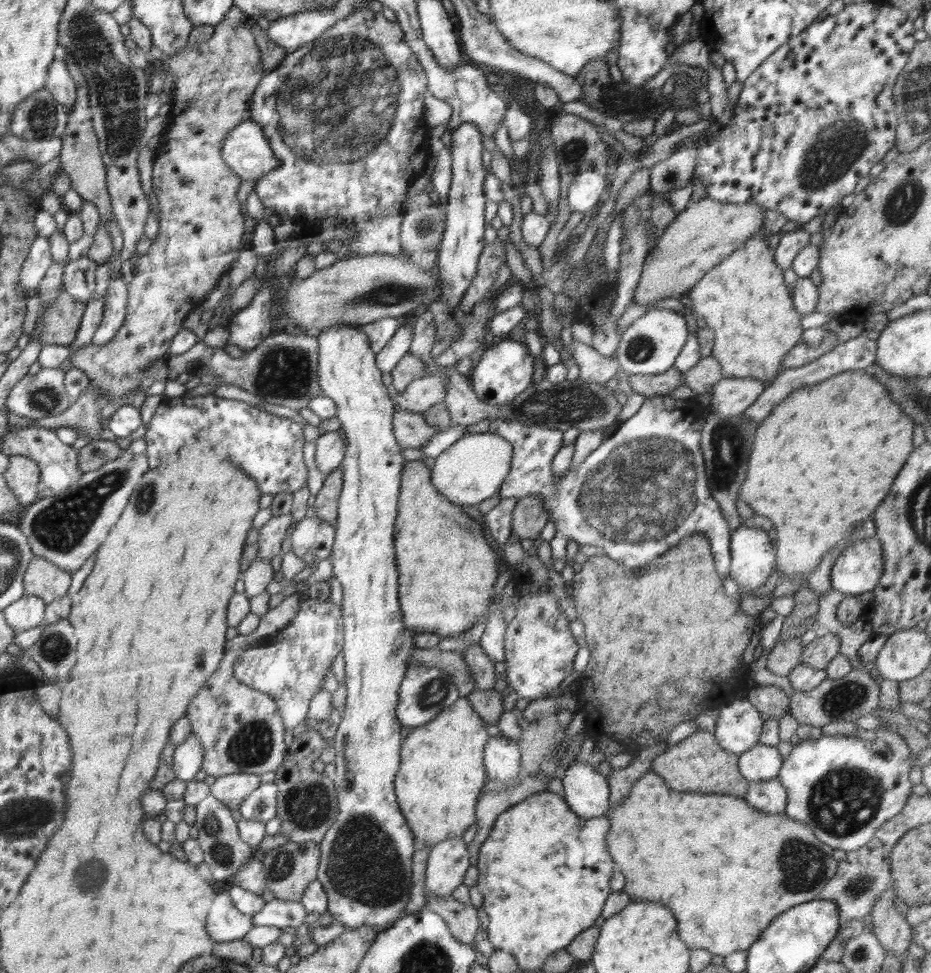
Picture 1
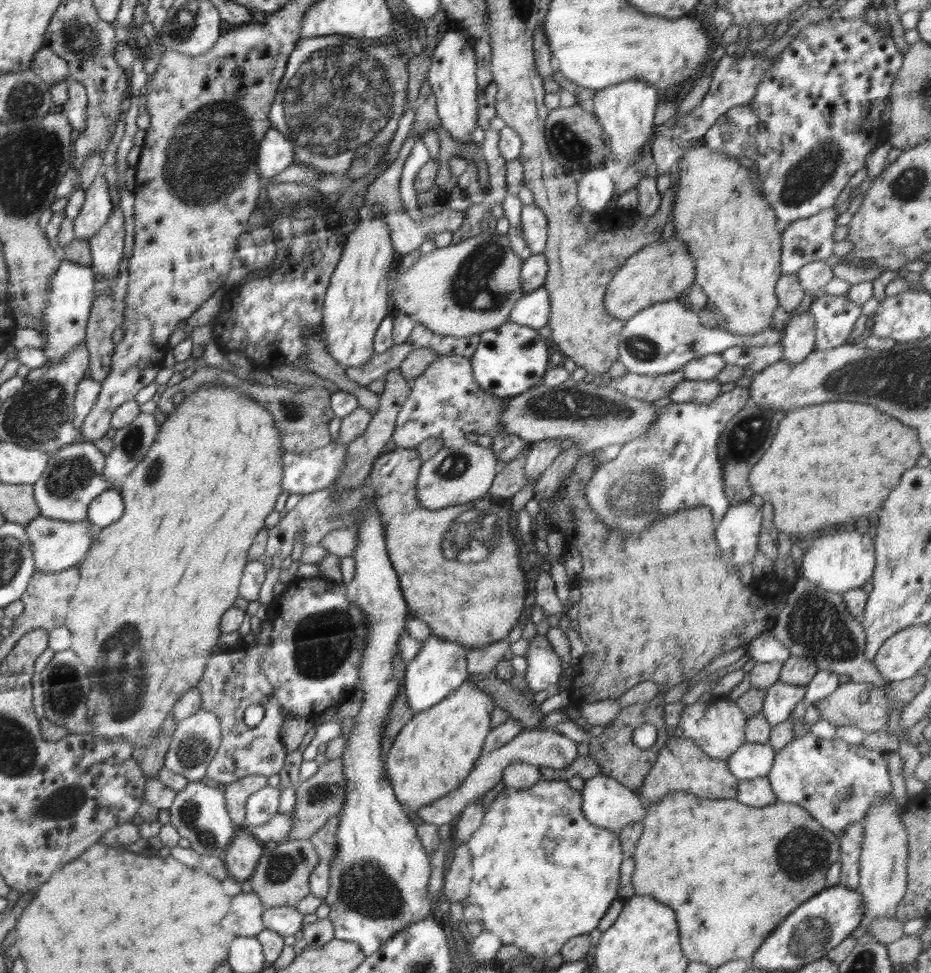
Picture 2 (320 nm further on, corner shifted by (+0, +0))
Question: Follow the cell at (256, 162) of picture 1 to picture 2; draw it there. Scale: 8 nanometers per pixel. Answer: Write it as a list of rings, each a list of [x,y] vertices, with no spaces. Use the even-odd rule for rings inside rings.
[[[271,128],[259,144],[256,163],[258,176],[263,180],[268,180],[292,166],[294,159],[295,150],[292,141],[279,130]]]

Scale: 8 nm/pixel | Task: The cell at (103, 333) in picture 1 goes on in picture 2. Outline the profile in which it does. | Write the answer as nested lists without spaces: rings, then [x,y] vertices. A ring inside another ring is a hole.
[[[114,206],[114,211],[106,224],[88,239],[90,251],[92,252],[92,268],[94,272],[104,276],[104,280],[118,278],[118,264],[122,257],[122,246],[124,246],[124,220],[122,211]]]

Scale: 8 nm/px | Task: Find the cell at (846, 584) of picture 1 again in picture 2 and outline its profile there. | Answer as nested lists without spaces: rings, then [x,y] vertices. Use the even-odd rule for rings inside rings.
[[[856,531],[832,532],[816,538],[803,556],[801,578],[816,583],[824,590],[843,593],[860,589],[871,579],[875,567],[875,542]]]

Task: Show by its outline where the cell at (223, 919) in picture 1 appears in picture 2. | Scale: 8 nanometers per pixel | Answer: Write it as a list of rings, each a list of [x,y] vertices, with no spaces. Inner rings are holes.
[[[253,891],[231,897],[229,911],[222,920],[222,926],[232,936],[256,936],[265,929],[259,896]]]

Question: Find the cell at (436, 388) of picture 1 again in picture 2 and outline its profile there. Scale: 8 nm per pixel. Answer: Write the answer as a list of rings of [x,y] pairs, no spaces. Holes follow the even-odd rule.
[[[465,356],[439,357],[411,384],[411,391],[401,406],[391,436],[395,448],[412,449],[431,436],[448,440],[476,432],[494,438],[506,431],[501,425],[506,400],[489,395],[481,389],[475,381],[470,360]]]

